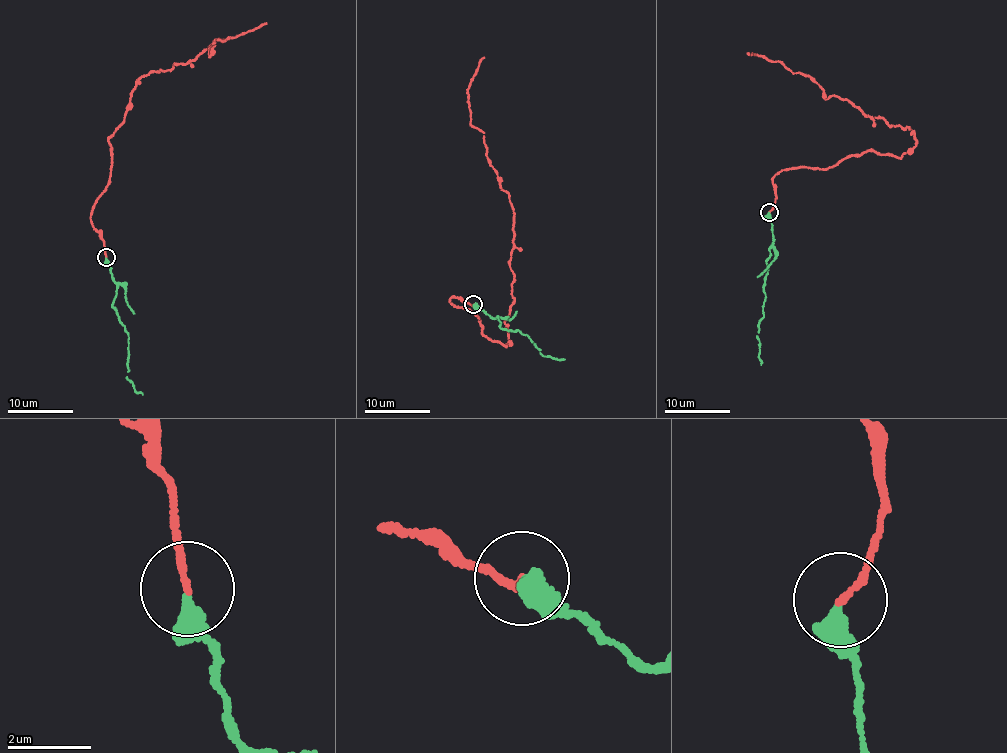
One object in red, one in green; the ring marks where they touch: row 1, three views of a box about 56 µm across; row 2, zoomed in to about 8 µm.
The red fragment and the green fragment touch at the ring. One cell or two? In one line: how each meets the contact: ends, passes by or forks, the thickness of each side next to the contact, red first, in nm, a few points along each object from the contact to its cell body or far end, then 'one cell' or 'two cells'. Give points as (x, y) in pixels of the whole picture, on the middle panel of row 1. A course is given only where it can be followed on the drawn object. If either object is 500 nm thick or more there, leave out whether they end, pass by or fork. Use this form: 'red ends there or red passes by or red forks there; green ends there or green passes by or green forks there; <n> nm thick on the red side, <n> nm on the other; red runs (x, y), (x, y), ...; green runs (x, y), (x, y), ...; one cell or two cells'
red ends there; green ends there; 160 nm thick on the red side, 420 nm on the other; red runs (473, 304), (449, 302), (474, 314), (482, 334), (509, 344), (513, 214), (471, 125), (467, 92), (483, 57); green runs (473, 304), (493, 319), (497, 317), (500, 328), (527, 334), (541, 353), (565, 359); one cell

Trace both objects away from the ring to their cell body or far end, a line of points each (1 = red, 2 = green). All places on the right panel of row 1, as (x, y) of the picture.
1: (768, 212), (781, 170), (869, 151), (898, 157), (916, 141), (747, 54)
2: (768, 212), (773, 242), (766, 263), (764, 317), (758, 322), (756, 338), (761, 364)

